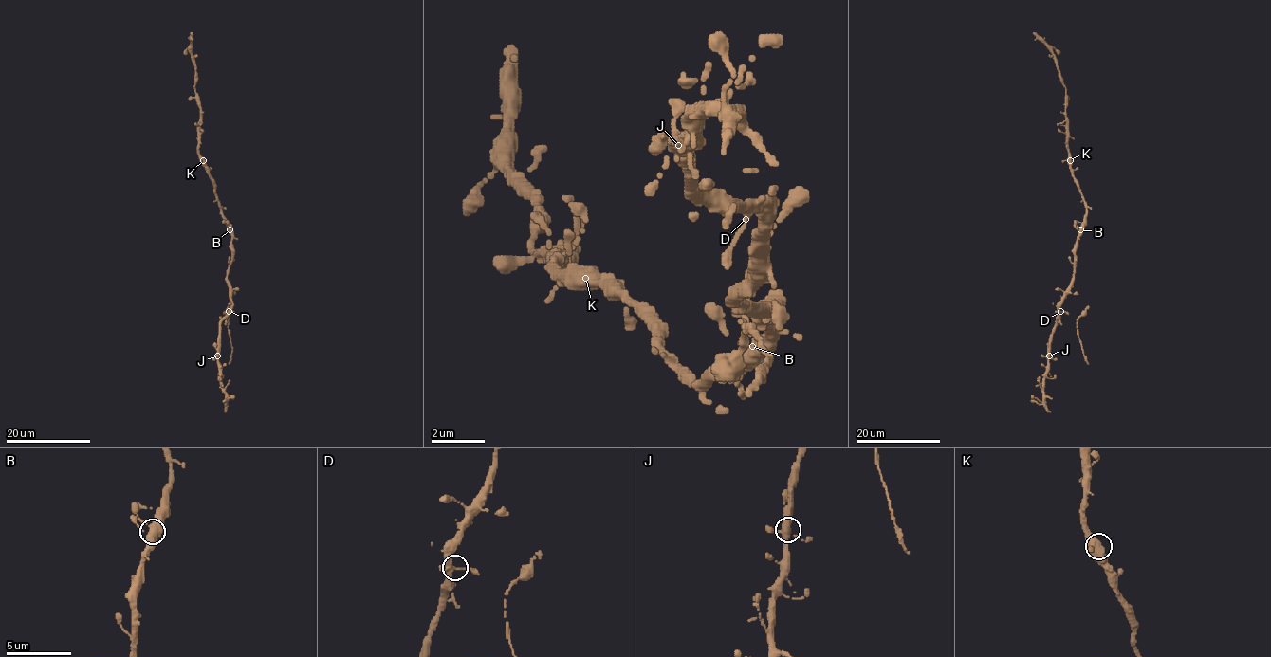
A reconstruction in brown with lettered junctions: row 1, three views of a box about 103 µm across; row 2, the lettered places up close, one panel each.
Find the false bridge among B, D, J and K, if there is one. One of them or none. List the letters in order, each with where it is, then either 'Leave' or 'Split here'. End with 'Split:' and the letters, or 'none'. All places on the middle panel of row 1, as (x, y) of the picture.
B: Place: (752, 346). Leave
D: Place: (746, 219). Leave
J: Place: (678, 145). Leave
K: Place: (585, 278). Leave
Split: none

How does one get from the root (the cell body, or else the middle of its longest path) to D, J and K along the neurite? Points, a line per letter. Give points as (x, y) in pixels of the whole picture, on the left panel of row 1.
D: (224, 221), (231, 235), (231, 263), (228, 274), (230, 300), (229, 311)
J: (224, 221), (231, 235), (231, 263), (228, 274), (230, 311), (220, 325), (217, 355)
K: (224, 221), (213, 181), (203, 159)

